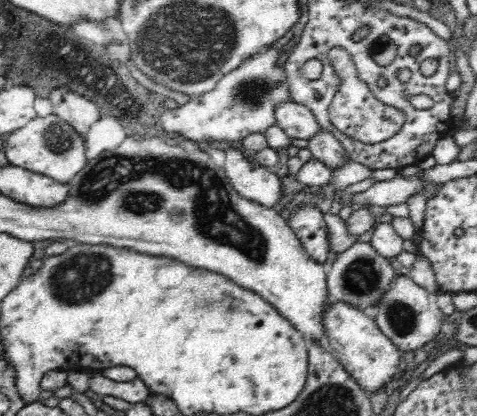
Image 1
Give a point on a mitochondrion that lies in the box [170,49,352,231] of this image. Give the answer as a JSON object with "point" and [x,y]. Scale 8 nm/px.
{"point":[251,93]}

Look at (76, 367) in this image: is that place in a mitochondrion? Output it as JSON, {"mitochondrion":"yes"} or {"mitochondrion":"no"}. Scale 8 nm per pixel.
{"mitochondrion":"no"}

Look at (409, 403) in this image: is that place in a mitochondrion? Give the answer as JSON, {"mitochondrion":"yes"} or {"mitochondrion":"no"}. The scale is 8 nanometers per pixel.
{"mitochondrion":"no"}

